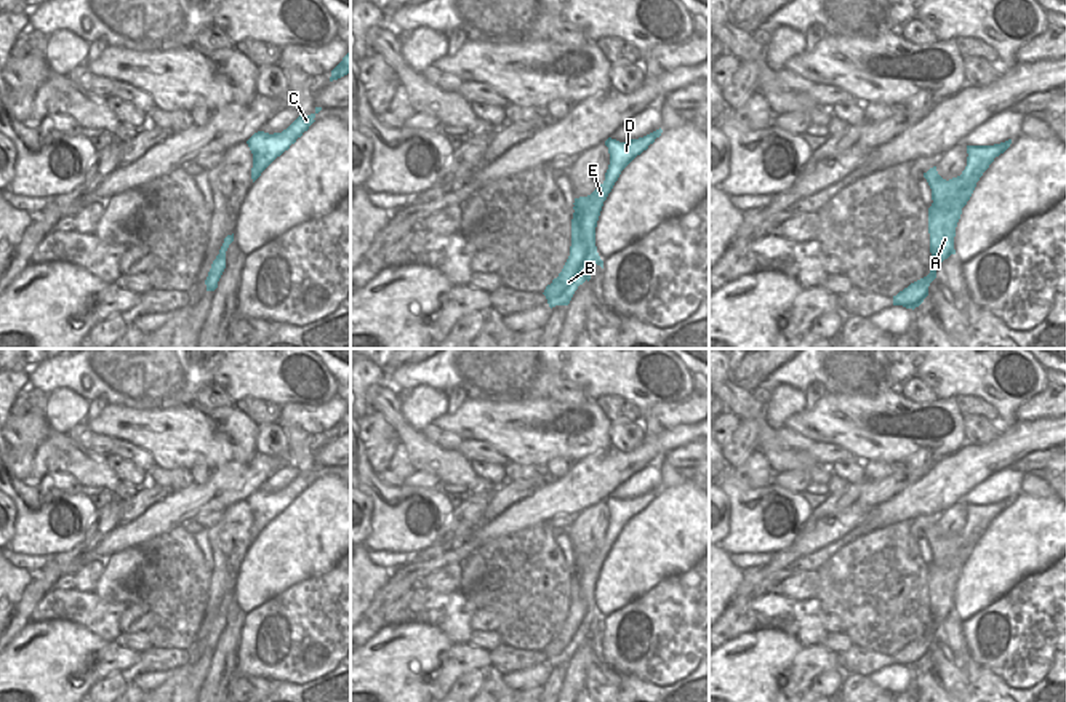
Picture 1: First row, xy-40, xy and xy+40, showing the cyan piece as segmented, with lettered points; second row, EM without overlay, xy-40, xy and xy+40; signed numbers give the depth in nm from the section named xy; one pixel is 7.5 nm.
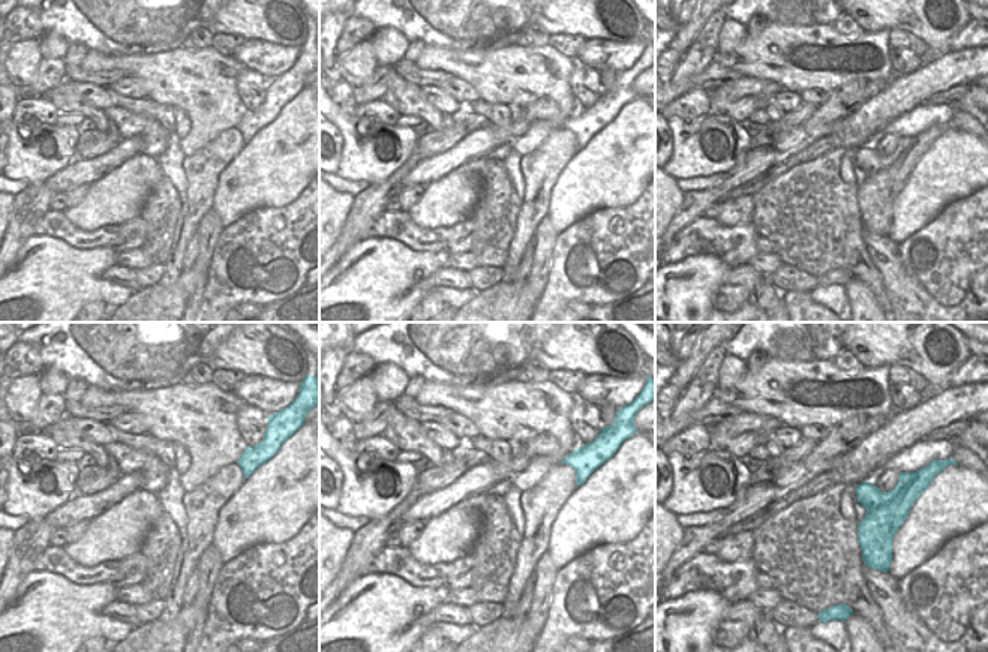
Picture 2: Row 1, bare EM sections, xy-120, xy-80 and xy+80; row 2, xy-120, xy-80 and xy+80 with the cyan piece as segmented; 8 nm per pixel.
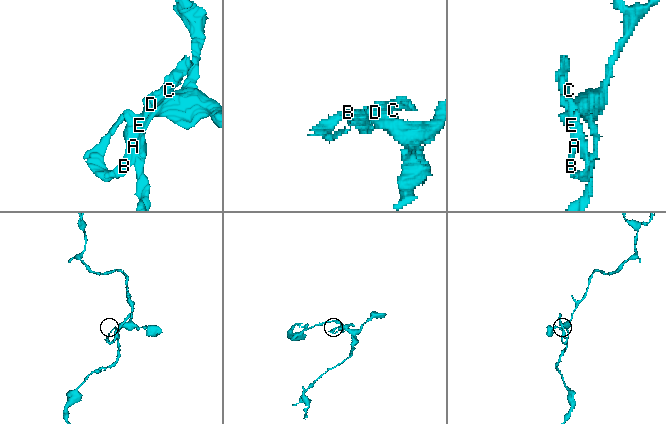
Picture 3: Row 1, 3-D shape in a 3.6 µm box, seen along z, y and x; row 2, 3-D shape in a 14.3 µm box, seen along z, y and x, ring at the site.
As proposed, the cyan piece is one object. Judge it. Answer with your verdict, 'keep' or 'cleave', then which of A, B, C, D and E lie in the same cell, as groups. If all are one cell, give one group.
cleave; groups A / B C D E

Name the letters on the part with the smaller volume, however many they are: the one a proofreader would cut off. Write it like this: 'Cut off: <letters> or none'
Cut off: B, C, D, E

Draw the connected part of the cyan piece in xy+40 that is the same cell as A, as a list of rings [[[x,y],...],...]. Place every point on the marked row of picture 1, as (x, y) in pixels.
[[[976,182],[968,189],[960,190],[949,203],[933,201],[928,208],[928,233],[930,253],[936,257],[938,264],[954,254],[956,227],[962,214],[962,208],[970,200]]]

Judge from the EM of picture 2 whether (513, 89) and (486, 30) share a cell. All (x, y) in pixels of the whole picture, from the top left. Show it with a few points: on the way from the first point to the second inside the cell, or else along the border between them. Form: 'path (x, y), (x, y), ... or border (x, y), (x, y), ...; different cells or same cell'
border (514, 42), (494, 50), (470, 48), (461, 51); different cells

